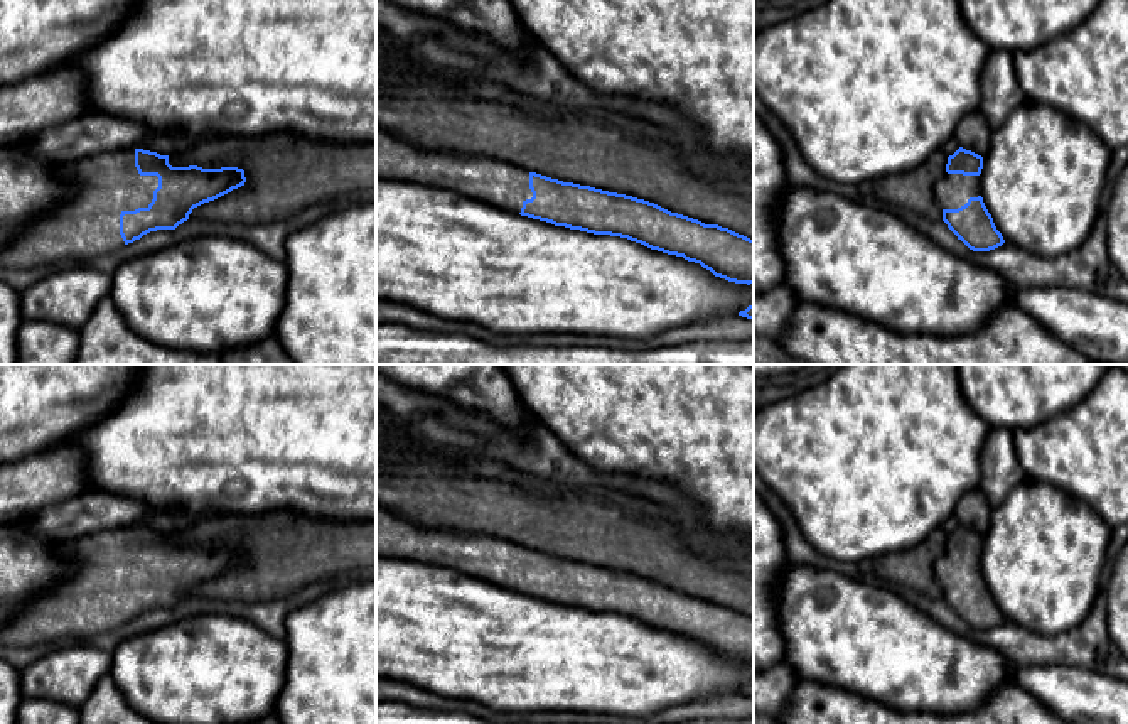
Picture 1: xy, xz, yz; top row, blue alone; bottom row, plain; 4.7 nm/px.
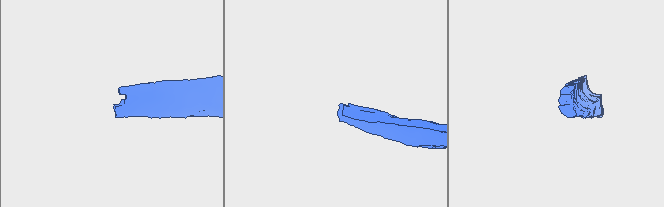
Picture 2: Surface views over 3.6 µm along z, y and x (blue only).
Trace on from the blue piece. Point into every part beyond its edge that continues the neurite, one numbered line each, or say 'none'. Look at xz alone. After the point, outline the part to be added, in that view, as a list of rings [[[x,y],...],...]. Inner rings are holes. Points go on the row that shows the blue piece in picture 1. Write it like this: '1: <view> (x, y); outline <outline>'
1: xz (504, 186); outline [[[378,125],[376,179],[401,181],[427,187],[447,189],[516,214],[521,213],[523,203],[533,197],[533,192],[529,189],[529,170],[492,159],[418,149],[406,140],[400,140],[393,132],[388,132]]]

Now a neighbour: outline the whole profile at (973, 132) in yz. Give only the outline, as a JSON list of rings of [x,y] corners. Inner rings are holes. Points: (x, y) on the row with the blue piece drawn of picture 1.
[[[980,110],[966,113],[956,125],[953,137],[958,140],[959,147],[981,157],[990,152],[991,128]]]

